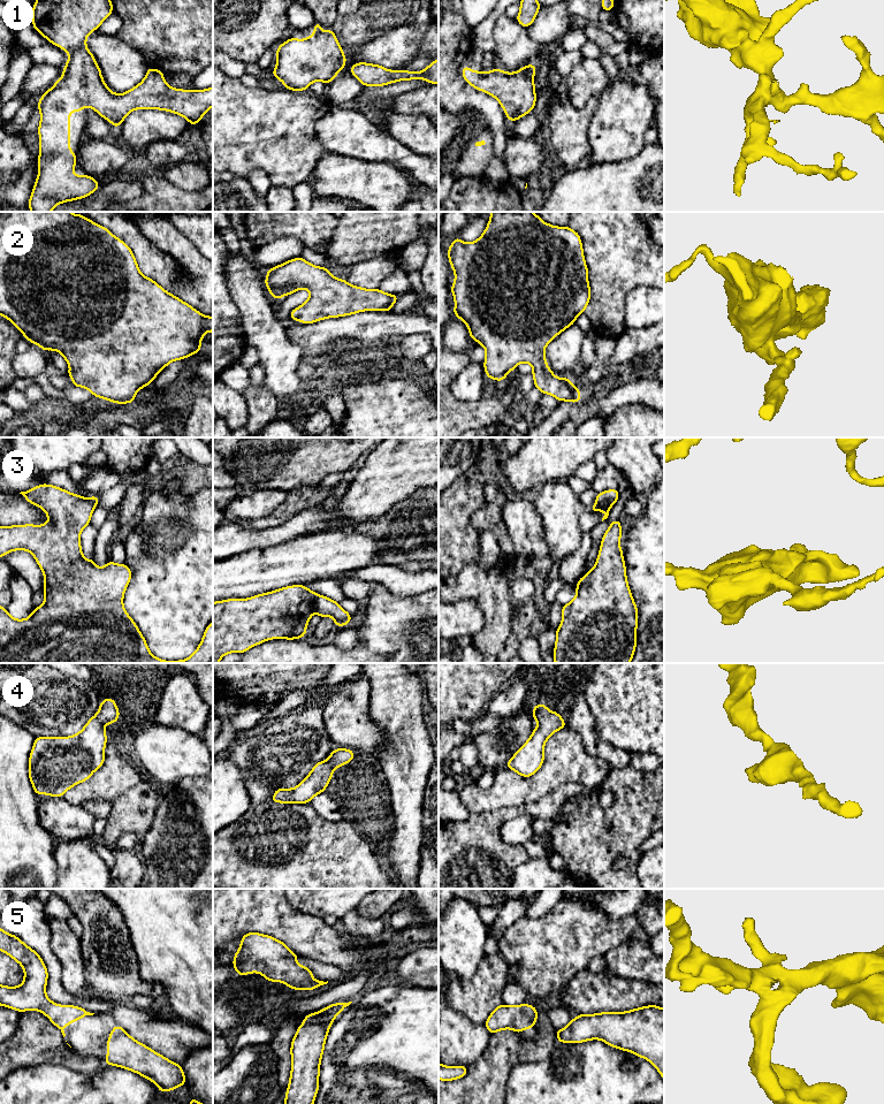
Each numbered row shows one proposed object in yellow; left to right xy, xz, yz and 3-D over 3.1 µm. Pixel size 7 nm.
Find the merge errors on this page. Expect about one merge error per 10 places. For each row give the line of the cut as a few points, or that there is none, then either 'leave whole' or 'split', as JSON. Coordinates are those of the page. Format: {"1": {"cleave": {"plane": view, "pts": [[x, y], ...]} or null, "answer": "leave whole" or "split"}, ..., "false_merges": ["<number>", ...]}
{"1": {"cleave": null, "answer": "leave whole"}, "2": {"cleave": null, "answer": "leave whole"}, "3": {"cleave": {"plane": "xz", "pts": [[318, 595], [313, 611]]}, "answer": "split"}, "4": {"cleave": null, "answer": "leave whole"}, "5": {"cleave": null, "answer": "leave whole"}, "false_merges": ["3"]}

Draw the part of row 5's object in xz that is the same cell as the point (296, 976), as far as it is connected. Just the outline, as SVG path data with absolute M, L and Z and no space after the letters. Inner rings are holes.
M253 931L242 937L233 966L238 976L259 973L267 981L282 982L292 990L311 991L328 983L313 980L311 969L295 962L298 958L285 943Z

